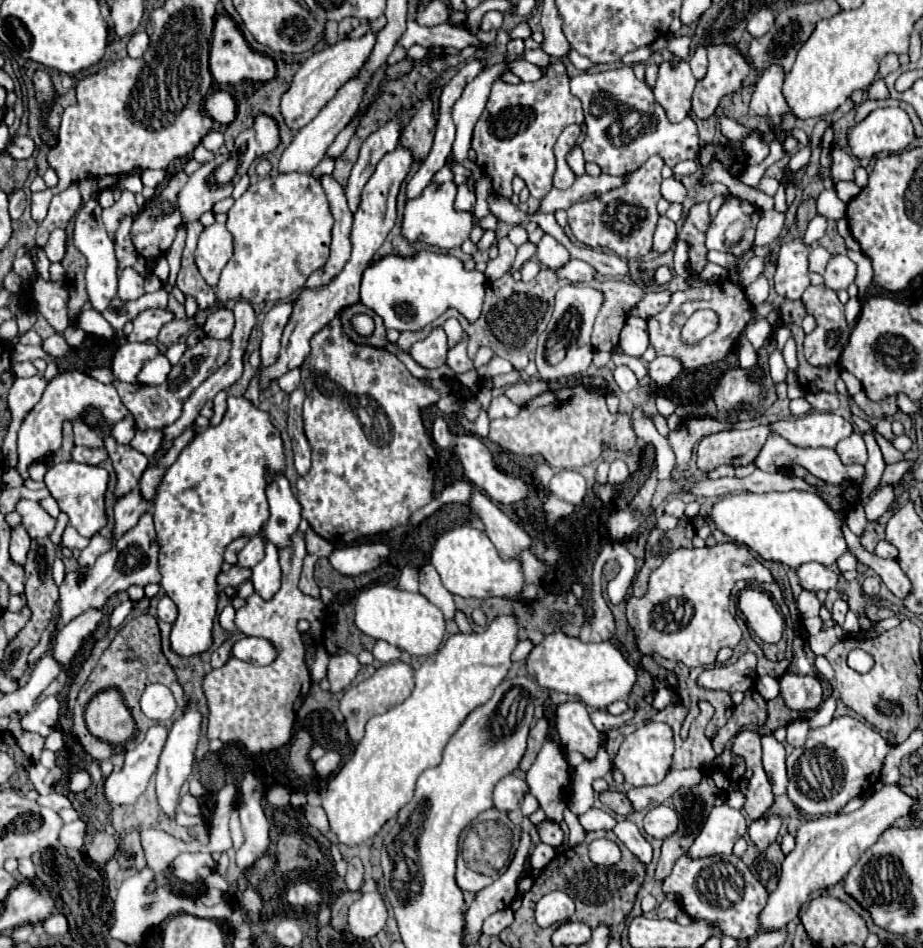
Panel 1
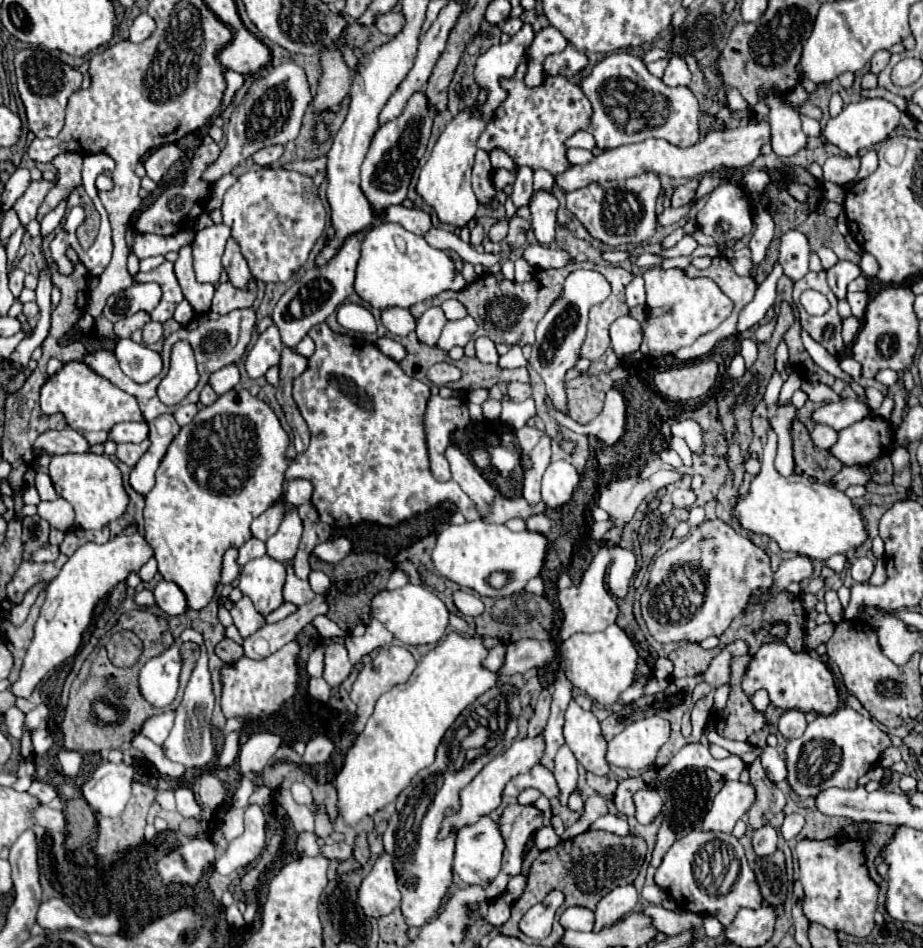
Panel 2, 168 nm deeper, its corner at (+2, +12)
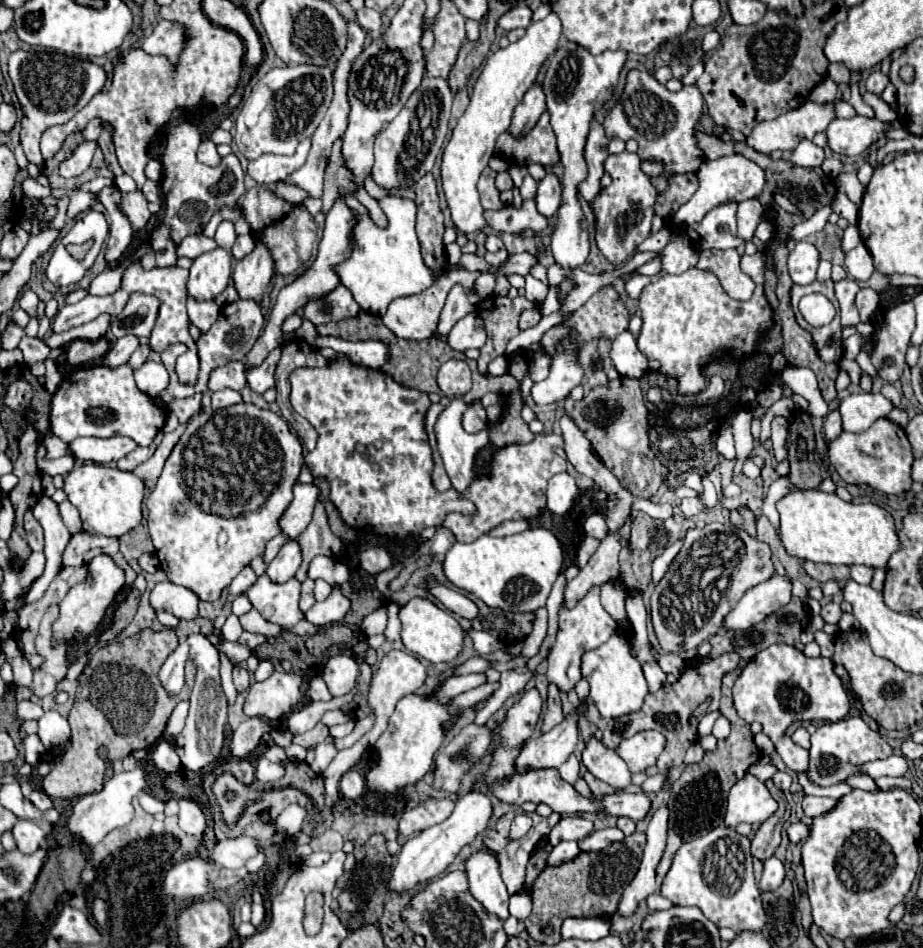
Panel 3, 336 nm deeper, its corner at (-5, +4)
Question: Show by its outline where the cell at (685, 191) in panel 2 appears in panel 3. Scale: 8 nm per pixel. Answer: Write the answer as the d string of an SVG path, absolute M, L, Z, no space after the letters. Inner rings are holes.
M684 173L684 175L674 175L670 181L670 187L666 189L664 195L658 195L656 201L656 215L674 215L684 203L690 201L690 197L698 189L698 177L694 173Z

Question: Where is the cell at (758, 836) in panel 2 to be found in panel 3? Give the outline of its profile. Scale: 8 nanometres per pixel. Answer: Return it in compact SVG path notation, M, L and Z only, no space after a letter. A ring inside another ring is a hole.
M768 857L764 861L764 873L758 883L760 891L774 891L784 879L784 863L778 857Z

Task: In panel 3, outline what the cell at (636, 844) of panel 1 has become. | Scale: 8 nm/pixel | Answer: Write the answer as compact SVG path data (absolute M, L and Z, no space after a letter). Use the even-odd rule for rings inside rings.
M612 827L612 829L595 830L582 841L578 841L578 845L580 845L580 851L602 851L610 843L622 841L622 839L624 839L624 833L618 827Z

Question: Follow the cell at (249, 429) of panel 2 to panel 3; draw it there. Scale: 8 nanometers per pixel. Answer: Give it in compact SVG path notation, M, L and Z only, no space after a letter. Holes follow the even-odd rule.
M238 403L218 411L202 411L176 443L146 501L150 537L156 547L160 567L168 579L176 585L188 587L202 601L220 599L220 593L230 585L240 569L254 557L262 555L266 541L280 533L276 519L292 501L292 487L300 475L302 463L304 457L300 441L290 433L288 423L270 409L260 409L254 403Z

